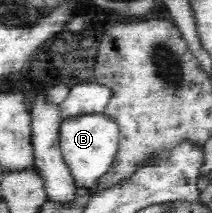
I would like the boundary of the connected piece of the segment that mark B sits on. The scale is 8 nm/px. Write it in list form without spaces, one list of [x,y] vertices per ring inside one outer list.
[[[105,114],[81,115],[60,123],[60,148],[63,159],[73,176],[75,186],[81,190],[93,191],[111,167],[120,140],[119,126]]]

